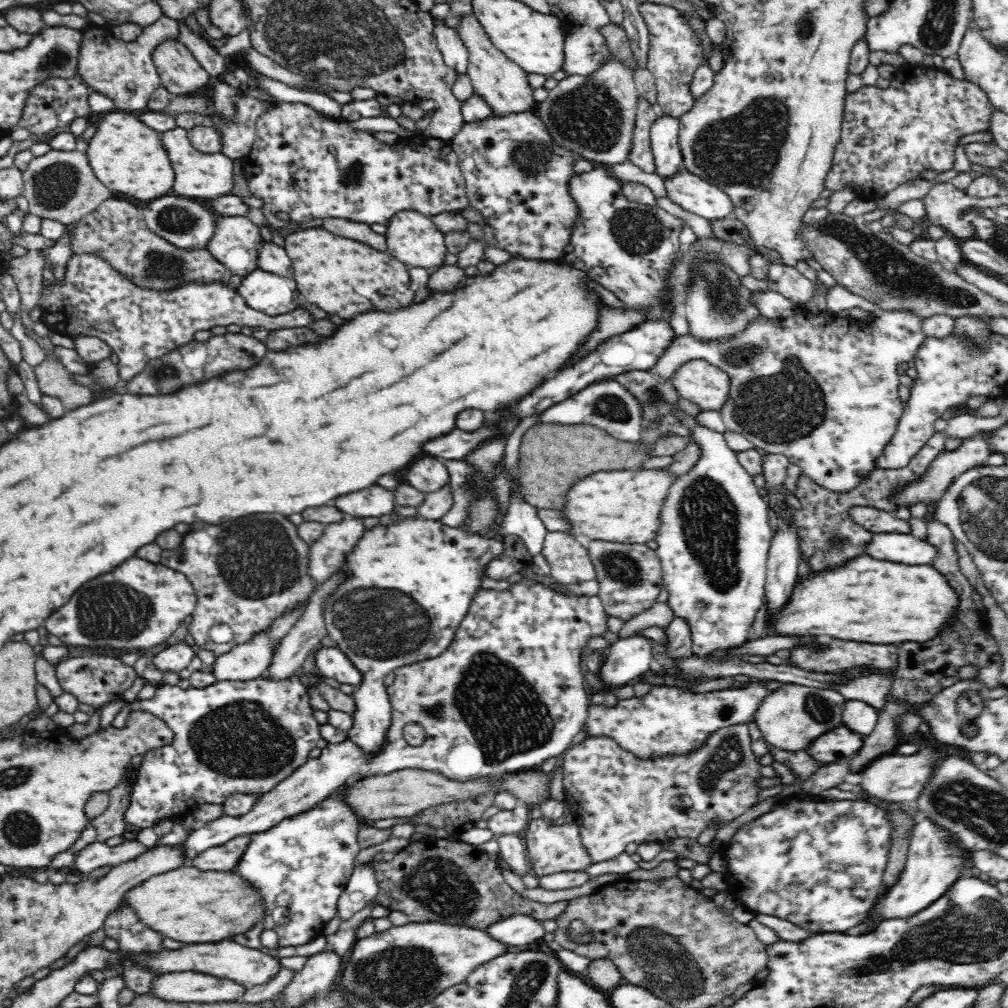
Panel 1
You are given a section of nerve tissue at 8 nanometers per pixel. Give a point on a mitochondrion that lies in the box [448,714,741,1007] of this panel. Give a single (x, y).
(661, 959)

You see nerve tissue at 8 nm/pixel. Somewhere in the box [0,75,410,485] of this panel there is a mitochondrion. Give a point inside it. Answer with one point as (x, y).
(54, 186)

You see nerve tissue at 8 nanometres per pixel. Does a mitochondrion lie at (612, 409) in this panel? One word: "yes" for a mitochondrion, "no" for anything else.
yes

